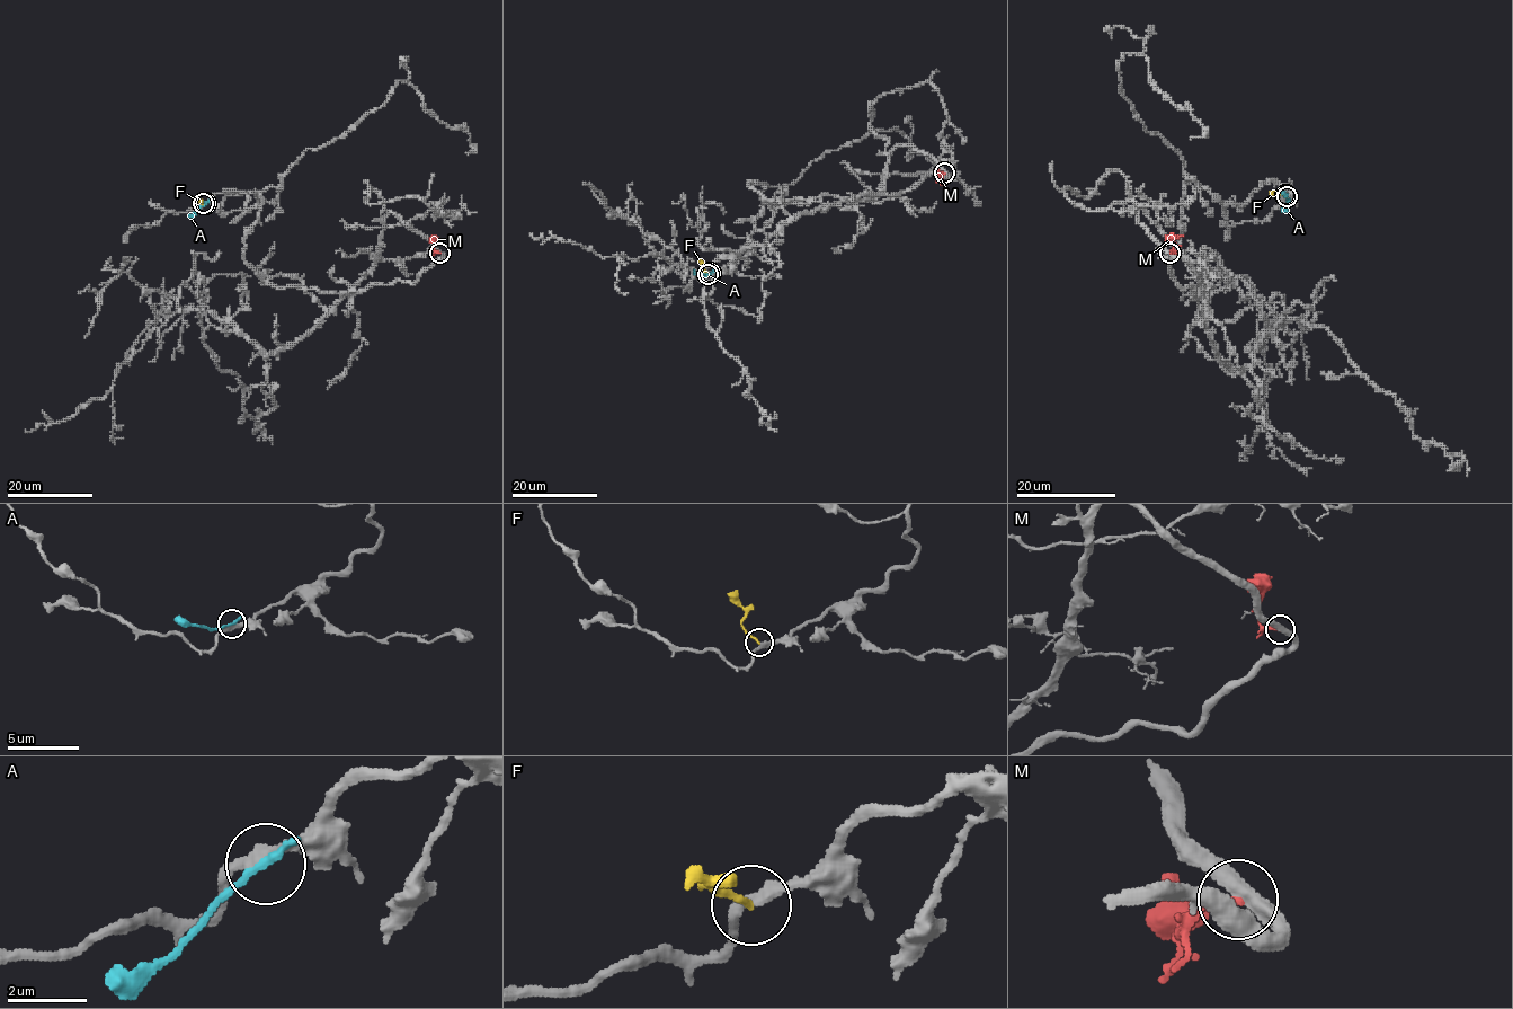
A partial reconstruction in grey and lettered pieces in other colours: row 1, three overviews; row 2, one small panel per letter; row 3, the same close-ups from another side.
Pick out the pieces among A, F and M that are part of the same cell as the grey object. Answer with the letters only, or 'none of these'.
none of these

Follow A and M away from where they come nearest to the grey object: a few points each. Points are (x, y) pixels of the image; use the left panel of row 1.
A: (205, 203), (188, 217)
M: (439, 253), (434, 250), (437, 237)

